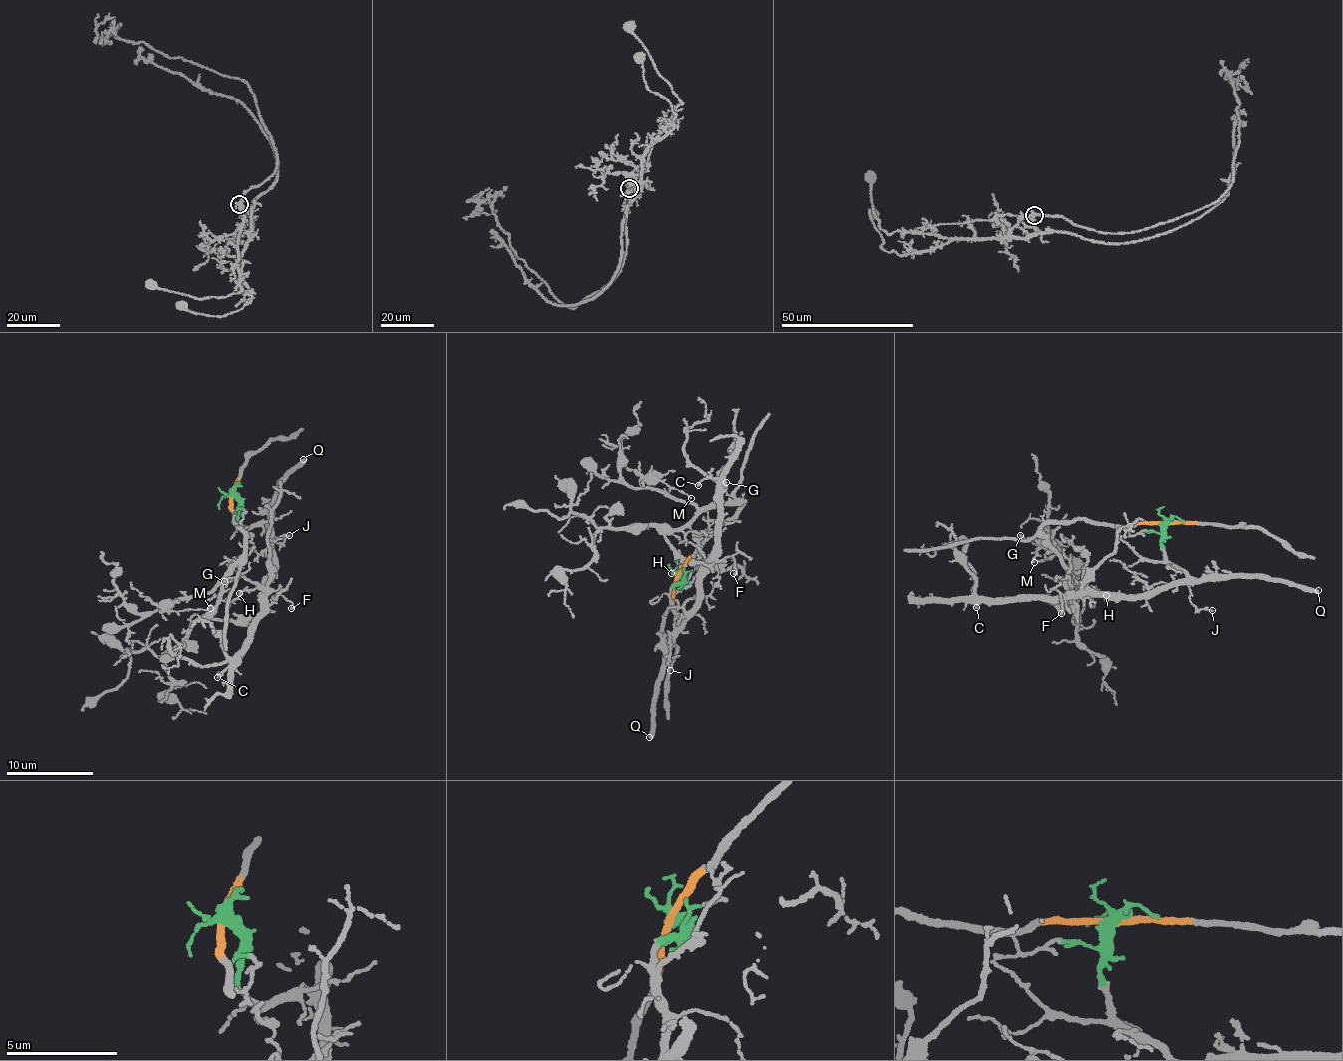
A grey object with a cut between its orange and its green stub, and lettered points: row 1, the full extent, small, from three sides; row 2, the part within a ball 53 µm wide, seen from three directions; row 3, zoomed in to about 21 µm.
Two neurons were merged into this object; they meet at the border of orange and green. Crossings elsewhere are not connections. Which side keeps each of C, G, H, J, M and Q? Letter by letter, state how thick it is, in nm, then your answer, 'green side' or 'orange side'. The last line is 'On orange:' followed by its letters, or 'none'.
C: 130 nm thick; green side
G: 100 nm thick; orange side
H: 120 nm thick; green side
J: 110 nm thick; green side
M: 90 nm thick; orange side
Q: 380 nm thick; green side
On orange: G, M

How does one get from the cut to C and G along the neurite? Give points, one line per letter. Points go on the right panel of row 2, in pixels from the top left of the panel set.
C: (1168, 521), (1162, 549), (1186, 575), (1166, 587), (1119, 597), (1093, 591), (970, 596), (977, 608)
G: (1168, 523), (1116, 525), (1090, 524), (1081, 519), (1049, 521), (1030, 539), (1020, 535)

